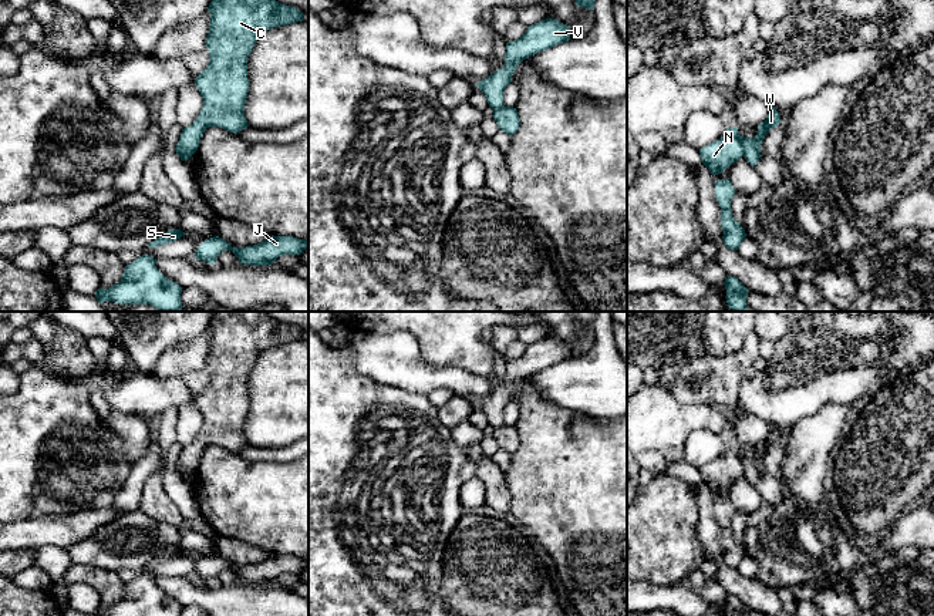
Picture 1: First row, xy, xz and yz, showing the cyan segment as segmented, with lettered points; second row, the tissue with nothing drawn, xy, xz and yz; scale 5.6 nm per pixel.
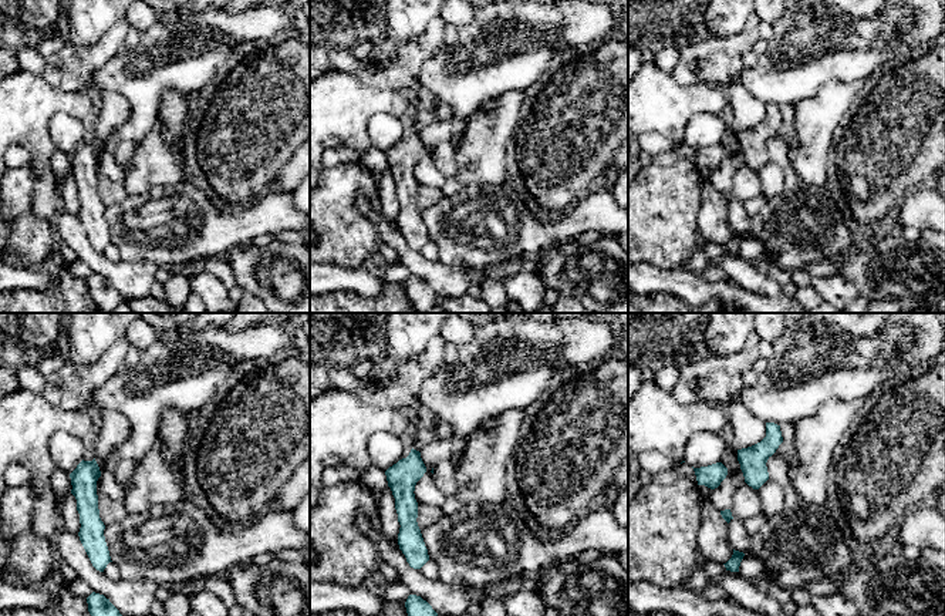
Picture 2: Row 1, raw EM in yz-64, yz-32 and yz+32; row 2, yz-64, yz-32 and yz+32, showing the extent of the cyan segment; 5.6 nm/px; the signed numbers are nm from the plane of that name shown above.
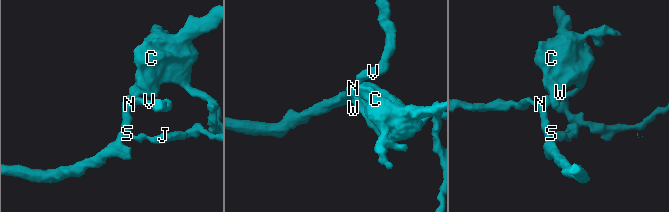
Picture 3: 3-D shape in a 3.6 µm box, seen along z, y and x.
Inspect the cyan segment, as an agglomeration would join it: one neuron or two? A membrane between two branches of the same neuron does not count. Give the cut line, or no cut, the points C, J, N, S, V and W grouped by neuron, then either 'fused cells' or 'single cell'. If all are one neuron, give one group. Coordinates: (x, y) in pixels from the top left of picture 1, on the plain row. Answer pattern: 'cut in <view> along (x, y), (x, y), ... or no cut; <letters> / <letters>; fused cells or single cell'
cut in yz along (738, 454), (744, 474); C W / J N S V; fused cells

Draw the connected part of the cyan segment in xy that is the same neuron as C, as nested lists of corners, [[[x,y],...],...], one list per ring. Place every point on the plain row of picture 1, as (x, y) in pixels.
[[[216,312],[208,330],[209,383],[195,397],[203,425],[193,442],[182,448],[176,462],[176,472],[185,481],[198,469],[209,445],[233,452],[249,445],[245,437],[247,376],[267,349],[303,340],[304,334],[296,326],[276,320],[269,312]]]

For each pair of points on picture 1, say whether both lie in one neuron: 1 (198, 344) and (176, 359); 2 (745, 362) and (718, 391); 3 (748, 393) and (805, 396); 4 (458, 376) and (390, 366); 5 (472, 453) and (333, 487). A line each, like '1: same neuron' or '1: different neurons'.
1: same neuron
2: same neuron
3: same neuron
4: same neuron
5: different neurons

